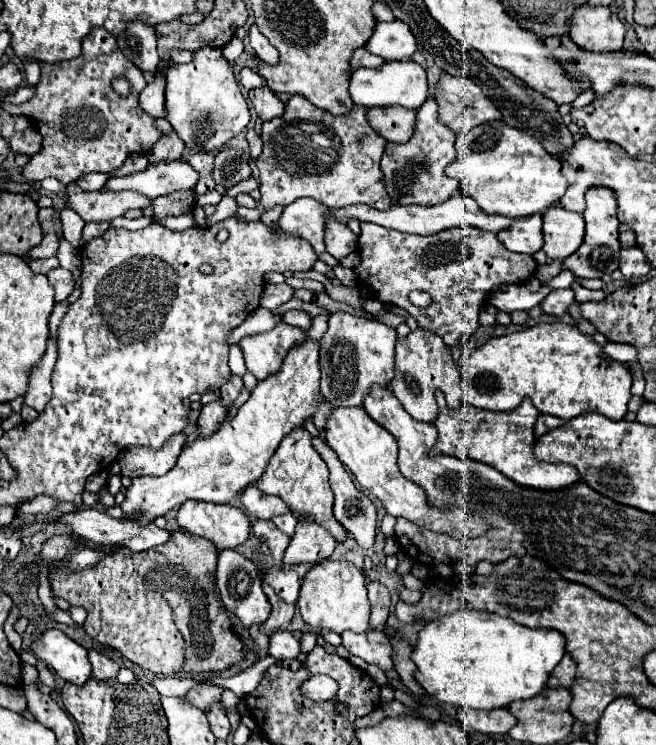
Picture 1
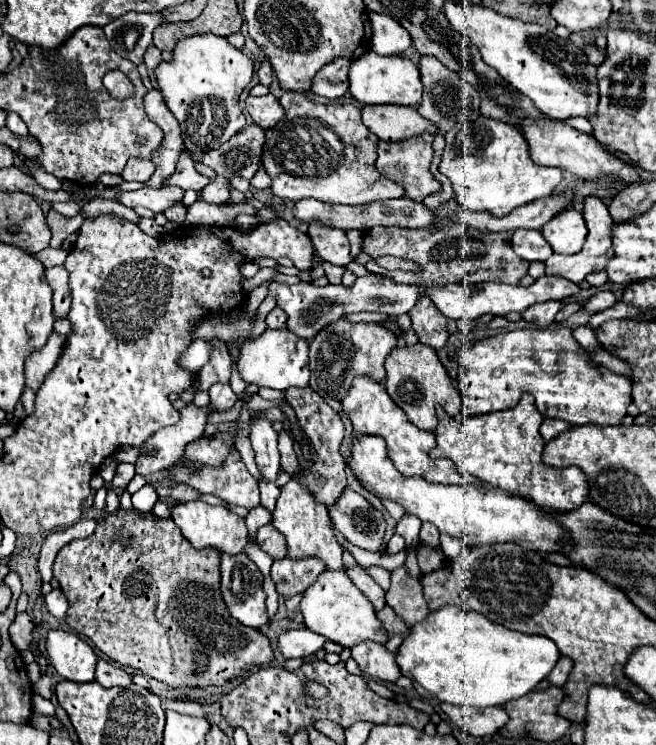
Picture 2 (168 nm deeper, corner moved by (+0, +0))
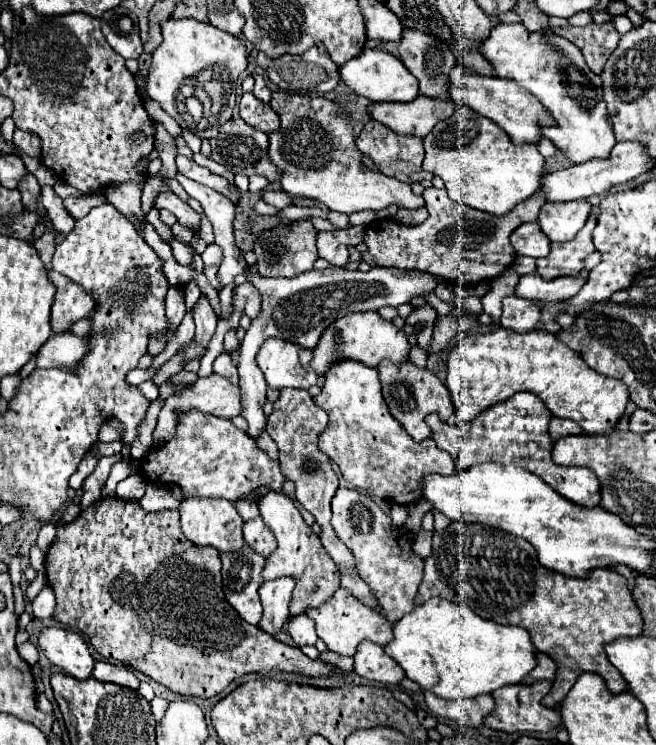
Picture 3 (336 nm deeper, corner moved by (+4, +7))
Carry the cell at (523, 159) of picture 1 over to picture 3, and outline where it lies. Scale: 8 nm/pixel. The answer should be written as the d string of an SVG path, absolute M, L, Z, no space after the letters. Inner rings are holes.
M457 106L455 114L439 122L423 142L423 170L439 176L445 182L449 196L465 206L501 216L533 196L541 186L545 158L539 150L535 146L515 146L493 120L479 116L469 106Z

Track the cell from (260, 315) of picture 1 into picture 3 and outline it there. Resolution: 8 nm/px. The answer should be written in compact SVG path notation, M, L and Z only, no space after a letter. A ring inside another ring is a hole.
M137 368L137 370L131 370L131 372L127 374L127 378L129 378L131 384L139 386L141 382L153 380L153 378L157 376L157 372L159 372L159 368Z

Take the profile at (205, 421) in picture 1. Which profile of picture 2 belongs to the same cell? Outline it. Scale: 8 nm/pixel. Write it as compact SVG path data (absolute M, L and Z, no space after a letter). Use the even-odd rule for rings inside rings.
M223 383L211 385L209 395L211 395L211 405L213 405L217 411L227 411L227 409L231 409L231 407L237 403L237 399L239 399L239 397L233 393L233 389L231 389L229 385L223 385Z

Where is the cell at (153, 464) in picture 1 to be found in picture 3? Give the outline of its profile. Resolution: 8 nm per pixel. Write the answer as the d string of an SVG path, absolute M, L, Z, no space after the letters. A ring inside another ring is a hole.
M211 374L207 378L197 378L193 384L189 384L185 390L181 390L179 394L173 394L165 400L165 406L159 412L157 418L157 426L153 430L153 448L157 450L157 446L163 446L165 442L169 442L169 438L173 438L173 430L177 428L179 416L181 412L187 410L201 410L205 414L213 414L213 416L221 416L221 418L233 418L237 414L241 414L241 396L239 396L239 388L233 386L227 378L221 378L217 374Z

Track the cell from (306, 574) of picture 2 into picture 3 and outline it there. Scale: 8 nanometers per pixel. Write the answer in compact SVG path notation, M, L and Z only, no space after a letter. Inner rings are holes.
M281 576L277 580L267 580L259 588L263 602L263 618L257 624L267 634L277 634L289 618L289 602L295 590L295 578Z

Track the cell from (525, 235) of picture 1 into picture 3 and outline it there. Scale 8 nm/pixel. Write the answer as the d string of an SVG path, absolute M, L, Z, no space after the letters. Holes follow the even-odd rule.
M537 222L521 224L513 234L511 234L511 244L519 256L533 256L541 258L549 254L549 238L541 234L541 228Z

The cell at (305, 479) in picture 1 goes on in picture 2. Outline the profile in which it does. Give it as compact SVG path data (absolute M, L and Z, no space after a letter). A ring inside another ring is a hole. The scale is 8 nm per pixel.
M291 479L285 487L281 487L281 495L275 503L275 511L271 513L271 525L285 537L289 559L317 557L325 563L325 569L333 569L333 571L345 569L345 565L341 561L343 549L333 535L331 519L329 519L325 505L317 505L311 499L311 493L297 479Z

